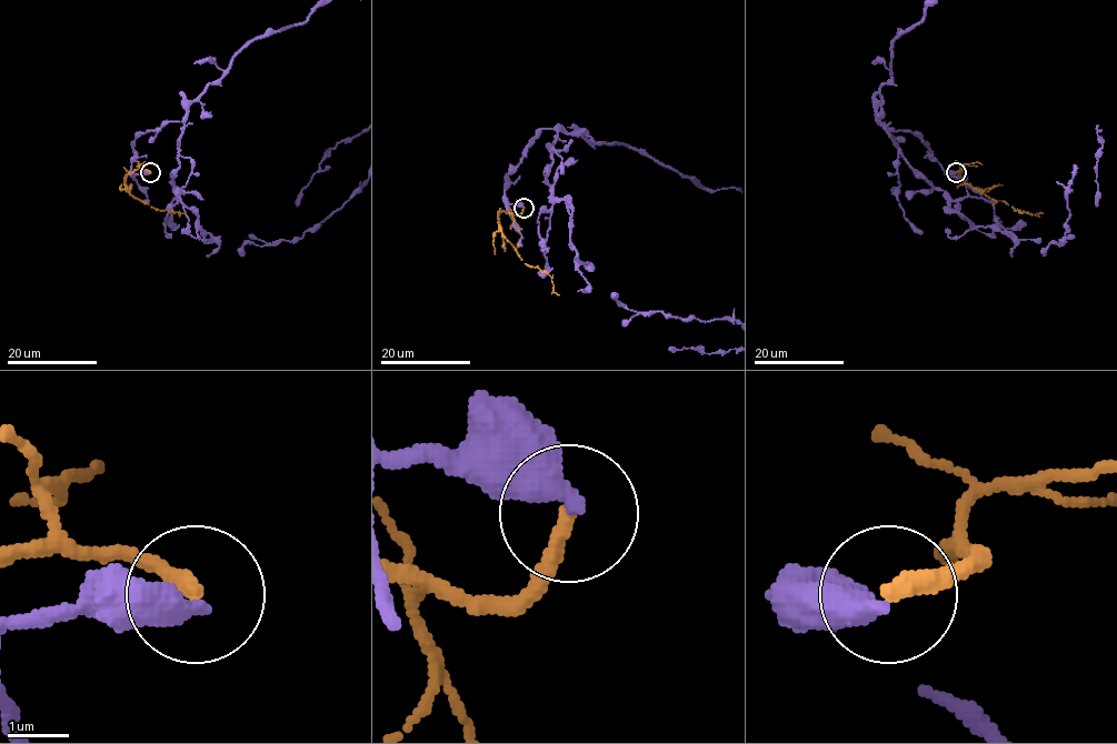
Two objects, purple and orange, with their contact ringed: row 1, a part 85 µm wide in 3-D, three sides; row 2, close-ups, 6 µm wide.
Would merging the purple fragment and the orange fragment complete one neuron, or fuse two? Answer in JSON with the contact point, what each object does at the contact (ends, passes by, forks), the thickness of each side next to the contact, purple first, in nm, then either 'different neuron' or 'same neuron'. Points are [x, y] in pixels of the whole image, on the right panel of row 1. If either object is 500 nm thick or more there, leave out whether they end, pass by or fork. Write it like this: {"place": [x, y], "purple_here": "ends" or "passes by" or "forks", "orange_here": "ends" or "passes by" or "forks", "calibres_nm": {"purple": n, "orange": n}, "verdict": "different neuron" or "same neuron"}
{"place": [956, 172], "purple_here": "ends", "orange_here": "ends", "calibres_nm": {"purple": 400, "orange": 300}, "verdict": "different neuron"}

